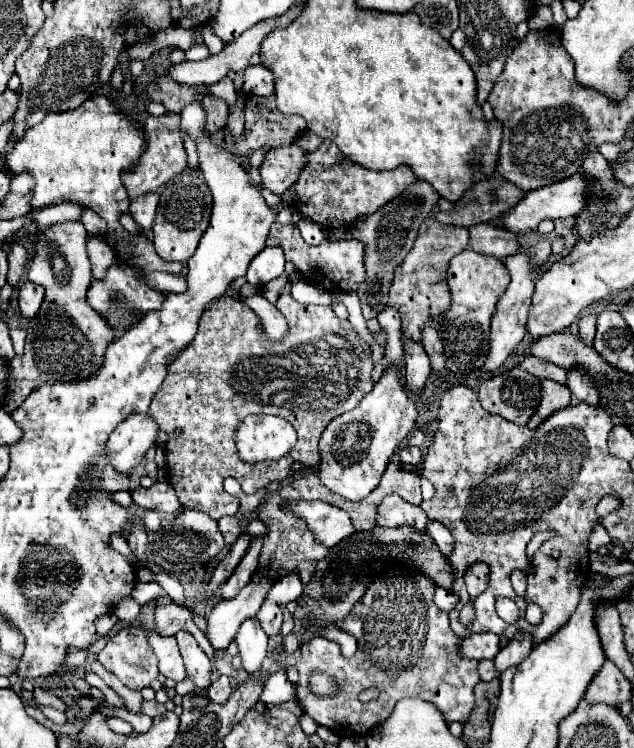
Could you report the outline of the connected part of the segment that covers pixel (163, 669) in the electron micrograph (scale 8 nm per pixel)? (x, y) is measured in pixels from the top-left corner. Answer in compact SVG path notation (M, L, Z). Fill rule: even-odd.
M144 631L150 639L150 645L152 645L154 653L158 655L160 673L168 679L182 681L186 677L186 669L184 669L184 663L182 663L182 655L180 655L176 637L160 637L155 631Z

